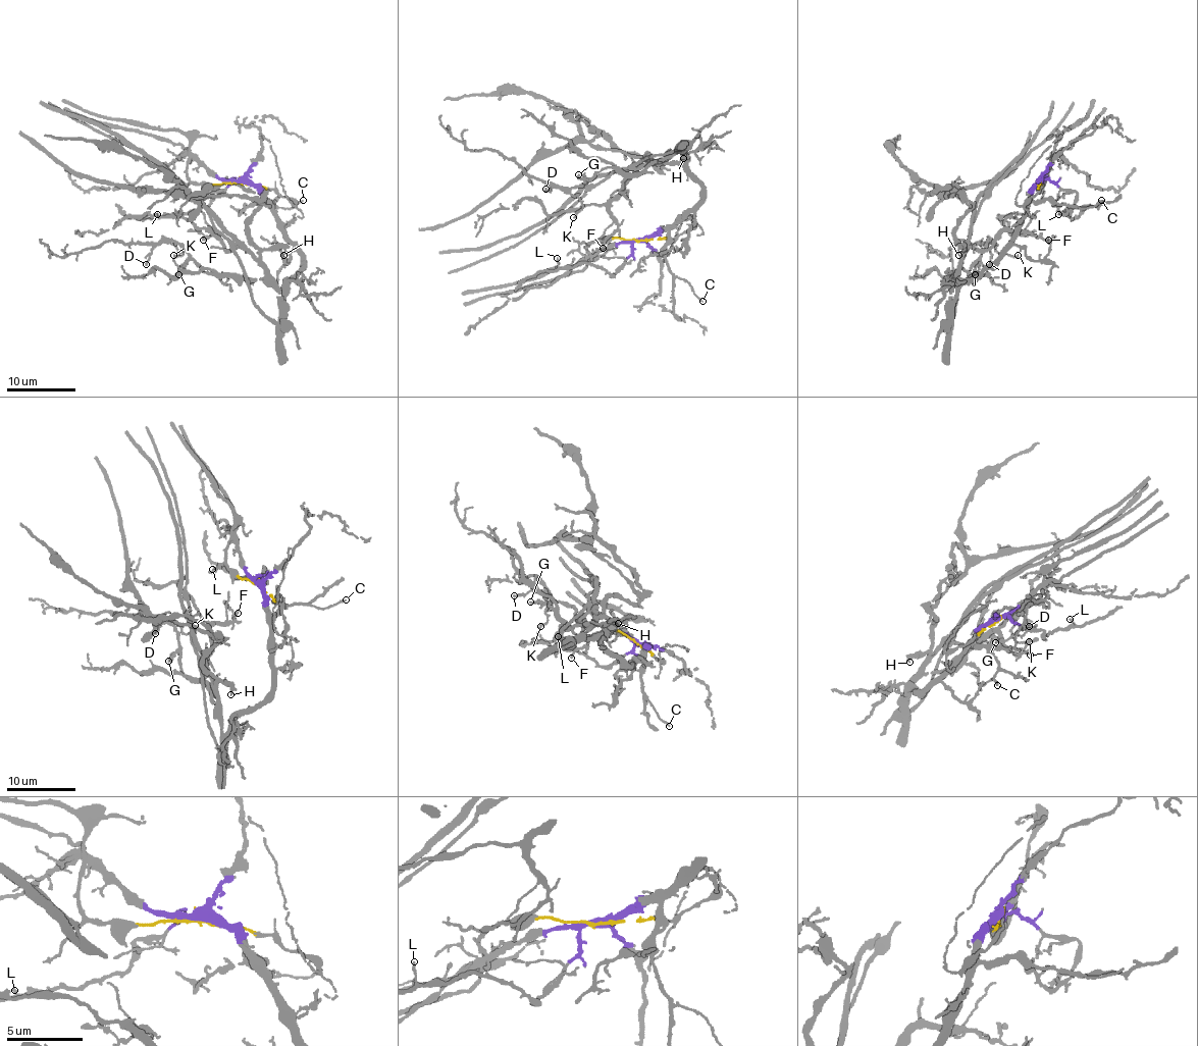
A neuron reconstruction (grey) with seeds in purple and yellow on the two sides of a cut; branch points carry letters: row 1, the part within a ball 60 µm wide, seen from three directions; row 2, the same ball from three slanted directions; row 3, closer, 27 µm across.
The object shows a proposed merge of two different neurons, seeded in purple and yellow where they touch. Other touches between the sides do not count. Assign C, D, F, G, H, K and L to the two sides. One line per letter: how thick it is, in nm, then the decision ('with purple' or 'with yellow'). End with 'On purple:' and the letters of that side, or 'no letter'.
C: 120 nm thick; with purple
D: 150 nm thick; with purple
F: 180 nm thick; with purple
G: 130 nm thick; with purple
H: 100 nm thick; with purple
K: 150 nm thick; with purple
L: 160 nm thick; with purple
On purple: C, D, F, G, H, K, L

